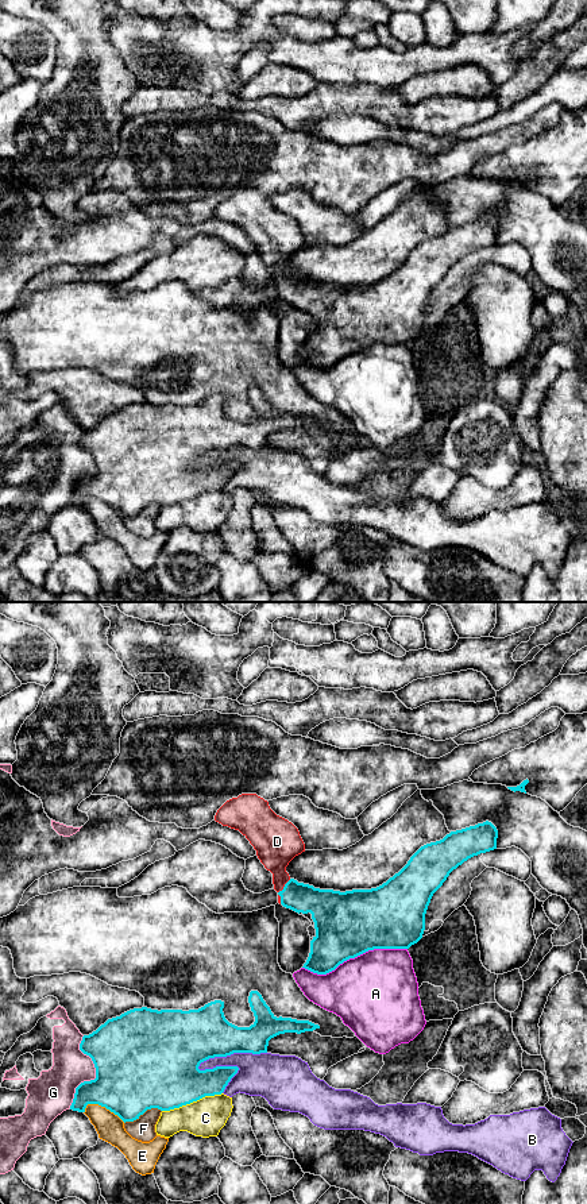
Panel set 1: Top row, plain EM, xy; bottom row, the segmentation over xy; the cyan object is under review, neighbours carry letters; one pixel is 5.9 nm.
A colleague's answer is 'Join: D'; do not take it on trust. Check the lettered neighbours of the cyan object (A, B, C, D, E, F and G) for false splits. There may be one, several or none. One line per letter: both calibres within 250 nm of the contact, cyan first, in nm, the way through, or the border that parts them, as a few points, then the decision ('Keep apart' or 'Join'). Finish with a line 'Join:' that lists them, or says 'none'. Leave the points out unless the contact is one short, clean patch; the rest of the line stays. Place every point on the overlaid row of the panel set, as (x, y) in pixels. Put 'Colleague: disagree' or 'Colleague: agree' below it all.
A: Thickness 380 nm (cyan) against 500 nm. Keep apart
B: Thickness 320 nm (cyan) against 260 nm. Keep apart
C: Thickness 440 nm (cyan) against 220 nm. Keep apart
D: Thickness 180 nm (cyan) against 220 nm. Path across: xy (302, 898), (289, 891), (280, 891), (275, 849). Join
E: Thickness 440 nm (cyan) against 160 nm. Keep apart
F: Thickness 460 nm (cyan) against 140 nm. Keep apart
G: Thickness 500 nm (cyan) against 220 nm. Keep apart
Join: D
Colleague: agree

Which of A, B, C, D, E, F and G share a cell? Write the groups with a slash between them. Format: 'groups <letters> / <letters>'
groups A / B / C / D / E / F / G

